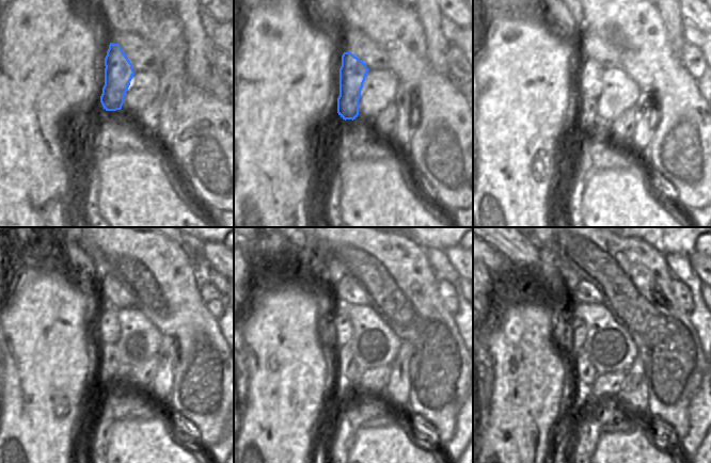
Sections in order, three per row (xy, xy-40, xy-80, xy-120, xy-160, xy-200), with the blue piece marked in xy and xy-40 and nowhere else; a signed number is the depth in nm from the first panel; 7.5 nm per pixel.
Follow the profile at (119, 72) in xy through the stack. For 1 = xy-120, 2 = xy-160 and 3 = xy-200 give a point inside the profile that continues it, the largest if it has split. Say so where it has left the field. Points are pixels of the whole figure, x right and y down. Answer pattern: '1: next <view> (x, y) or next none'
1: next xy-120 (107, 324)
2: next xy-160 (341, 325)
3: next xy-200 (578, 331)

